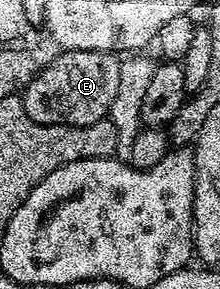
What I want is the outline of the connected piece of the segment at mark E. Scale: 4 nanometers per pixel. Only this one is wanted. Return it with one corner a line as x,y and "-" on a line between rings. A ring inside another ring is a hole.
66,50
59,54
49,66
40,70
24,87
20,99
26,114
35,123
43,126
85,126
103,121
117,96
121,59
106,50

